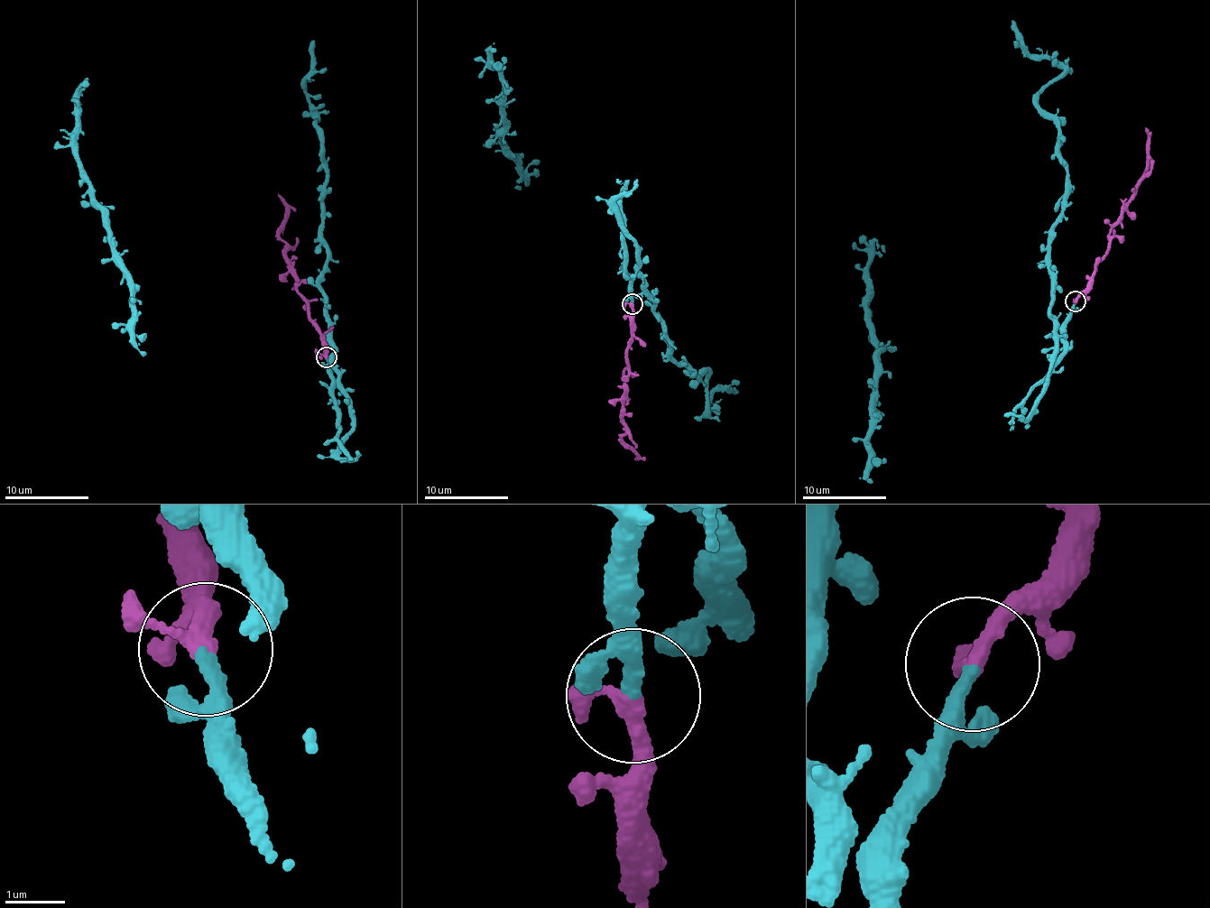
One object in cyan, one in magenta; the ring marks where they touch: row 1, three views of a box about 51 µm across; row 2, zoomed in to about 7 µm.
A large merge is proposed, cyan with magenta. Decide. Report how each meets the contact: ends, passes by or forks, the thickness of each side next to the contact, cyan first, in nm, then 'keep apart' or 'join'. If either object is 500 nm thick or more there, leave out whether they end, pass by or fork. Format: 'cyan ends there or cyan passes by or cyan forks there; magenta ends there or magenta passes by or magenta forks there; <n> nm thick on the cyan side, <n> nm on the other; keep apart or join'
cyan ends there; magenta passes by; 220 nm thick on the cyan side, 240 nm on the other; join

